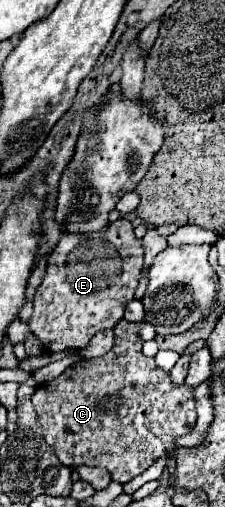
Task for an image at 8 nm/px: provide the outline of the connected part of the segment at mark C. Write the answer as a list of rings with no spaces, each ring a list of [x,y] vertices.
[[[120,321],[114,327],[116,345],[98,359],[70,367],[54,383],[44,383],[32,395],[32,403],[42,427],[44,441],[56,451],[58,459],[70,465],[90,465],[104,467],[114,481],[126,483],[154,465],[160,457],[176,449],[176,441],[192,433],[196,425],[196,407],[194,397],[188,385],[172,385],[170,373],[156,367],[154,359],[142,353],[142,339],[138,335],[140,323]]]

